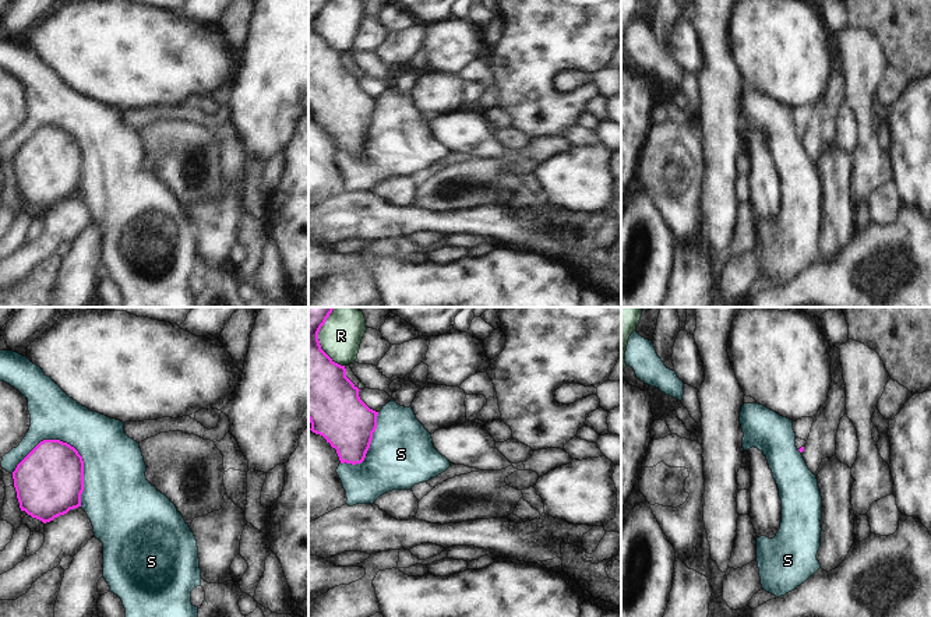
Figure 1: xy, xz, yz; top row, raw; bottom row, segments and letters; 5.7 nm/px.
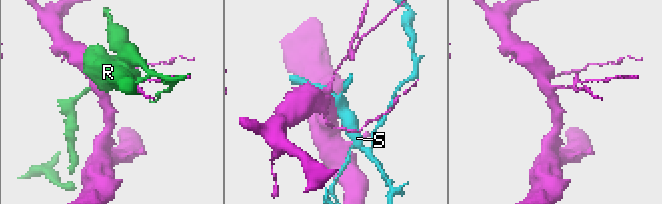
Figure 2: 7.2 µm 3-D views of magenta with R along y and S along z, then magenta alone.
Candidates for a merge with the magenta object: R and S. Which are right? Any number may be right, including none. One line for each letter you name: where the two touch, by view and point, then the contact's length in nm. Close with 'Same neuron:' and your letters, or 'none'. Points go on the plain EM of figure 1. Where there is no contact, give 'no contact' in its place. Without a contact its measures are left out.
Same neuron: none

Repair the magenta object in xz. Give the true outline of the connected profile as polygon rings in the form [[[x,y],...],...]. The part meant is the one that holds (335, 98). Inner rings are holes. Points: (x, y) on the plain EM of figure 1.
[[[308,0],[308,107],[311,119],[336,137],[341,151],[362,151],[377,116],[378,99],[359,84],[359,75],[346,64],[345,53],[335,50],[322,36],[318,20],[331,0]]]

